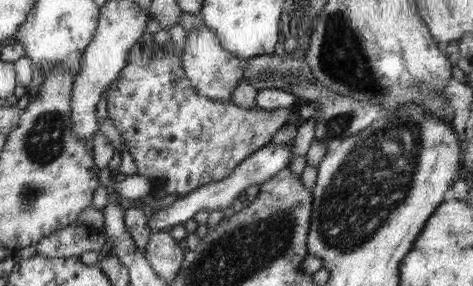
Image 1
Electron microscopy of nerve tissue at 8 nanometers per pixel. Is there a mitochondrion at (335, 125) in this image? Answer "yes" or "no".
yes

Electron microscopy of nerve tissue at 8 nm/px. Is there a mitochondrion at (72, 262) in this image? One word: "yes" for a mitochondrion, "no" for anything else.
no

